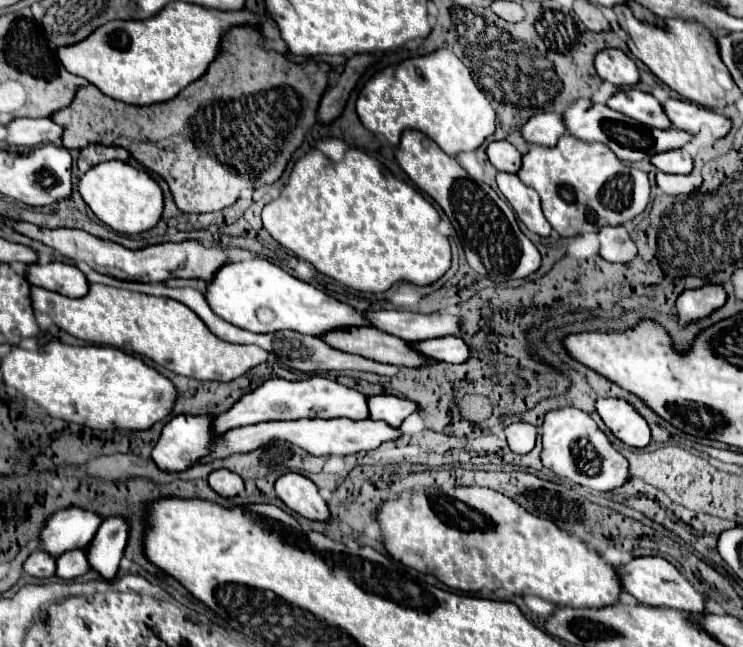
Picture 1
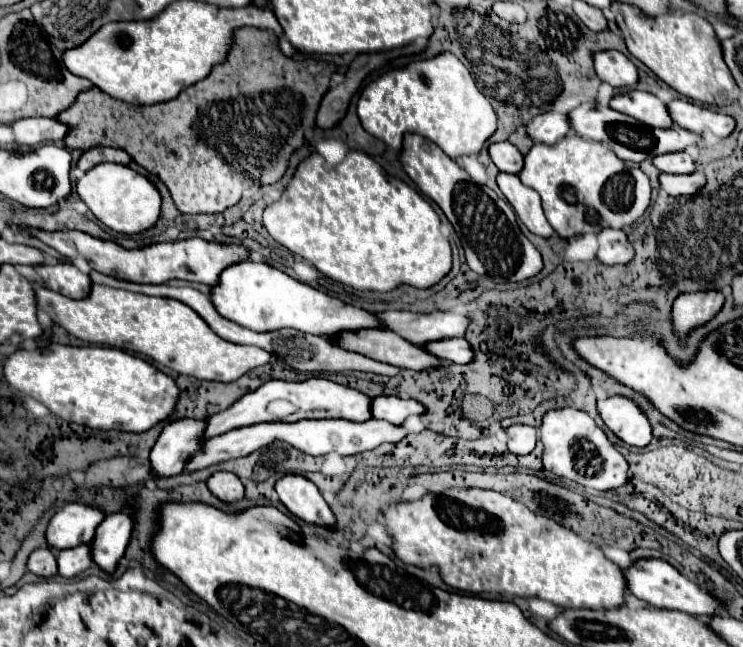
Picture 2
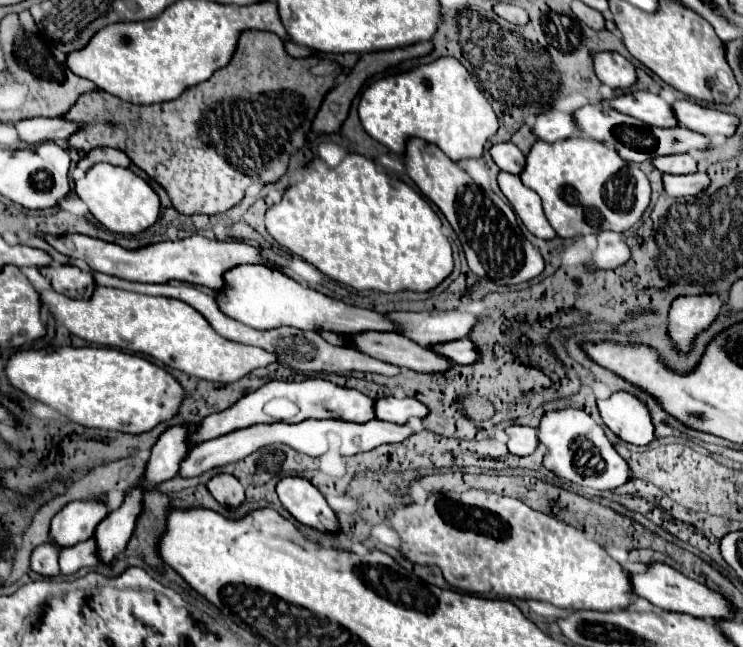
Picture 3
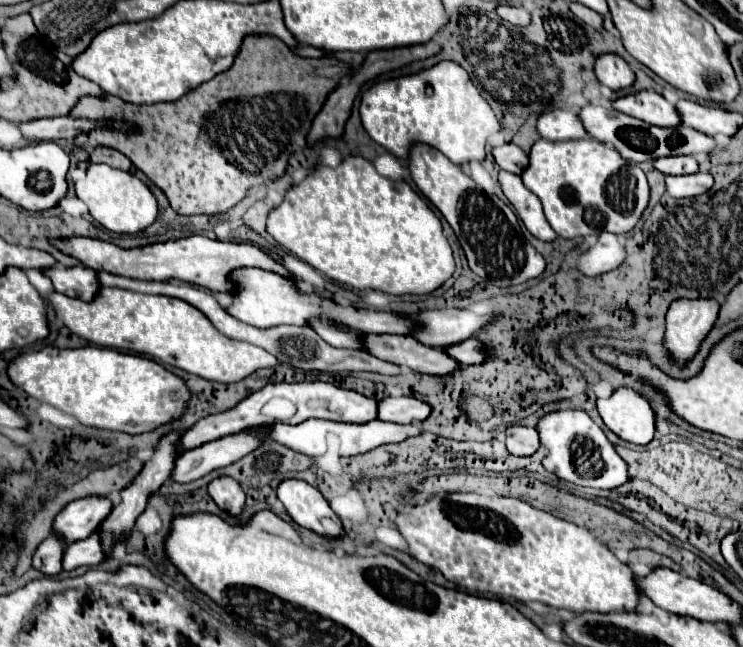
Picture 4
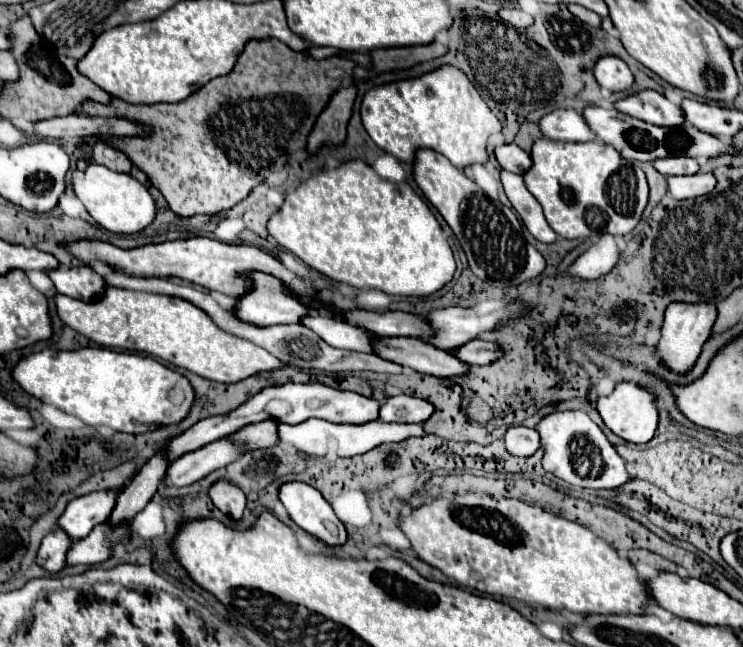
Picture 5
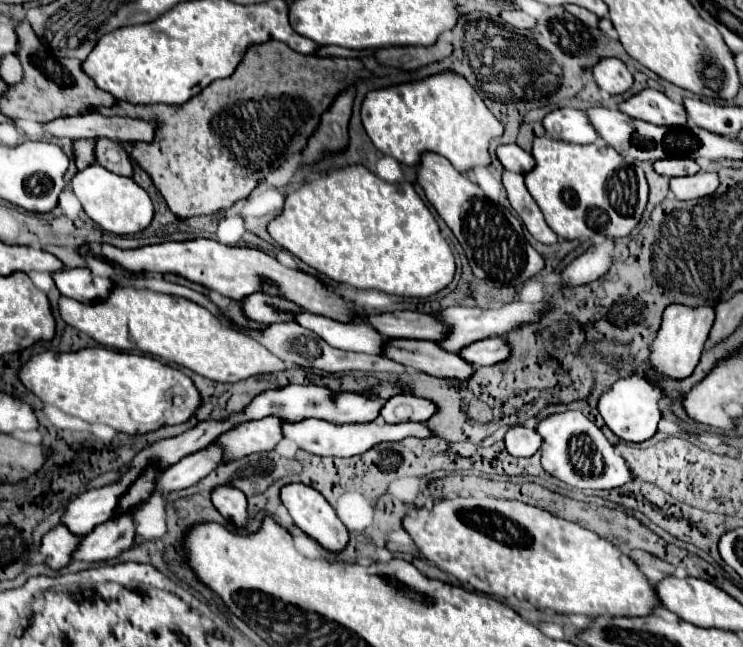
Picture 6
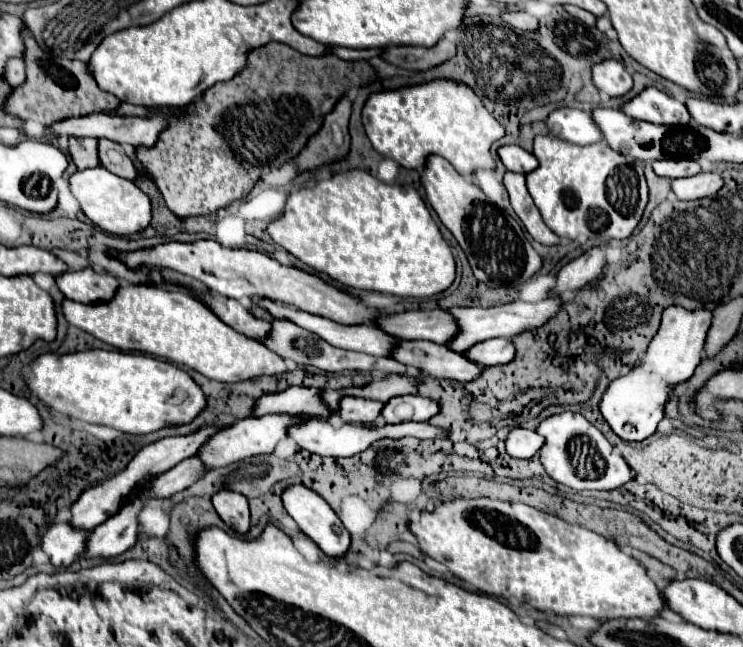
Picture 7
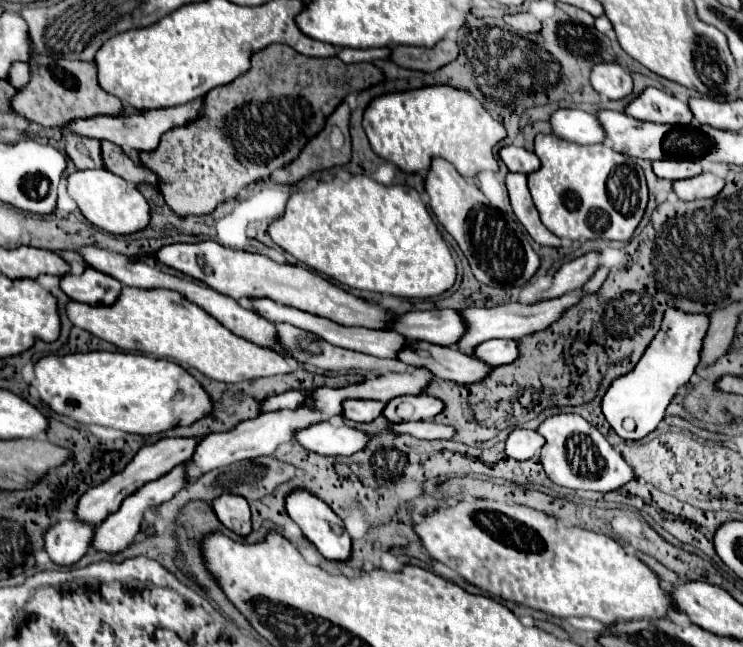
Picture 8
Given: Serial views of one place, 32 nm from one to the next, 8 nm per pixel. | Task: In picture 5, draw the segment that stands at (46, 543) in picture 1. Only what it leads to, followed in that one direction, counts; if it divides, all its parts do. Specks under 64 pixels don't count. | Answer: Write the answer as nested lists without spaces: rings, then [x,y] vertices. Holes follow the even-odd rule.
[[[92,492],[74,498],[58,518],[58,528],[68,532],[72,540],[82,540],[94,526],[108,520],[116,500],[112,492]]]

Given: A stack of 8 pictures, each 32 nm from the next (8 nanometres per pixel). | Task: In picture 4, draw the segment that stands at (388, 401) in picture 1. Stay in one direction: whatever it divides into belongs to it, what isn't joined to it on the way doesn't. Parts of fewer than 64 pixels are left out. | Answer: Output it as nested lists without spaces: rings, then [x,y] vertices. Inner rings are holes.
[[[384,398],[378,402],[378,418],[384,422],[410,424],[412,420],[426,420],[430,406],[416,398]]]

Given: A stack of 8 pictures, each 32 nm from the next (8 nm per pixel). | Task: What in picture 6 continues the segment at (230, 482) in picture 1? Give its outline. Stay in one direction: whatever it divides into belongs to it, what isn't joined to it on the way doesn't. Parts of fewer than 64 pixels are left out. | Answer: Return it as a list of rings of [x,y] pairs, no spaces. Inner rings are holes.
[[[224,484],[216,486],[212,490],[212,504],[224,518],[232,520],[236,526],[246,524],[246,496],[238,488]]]

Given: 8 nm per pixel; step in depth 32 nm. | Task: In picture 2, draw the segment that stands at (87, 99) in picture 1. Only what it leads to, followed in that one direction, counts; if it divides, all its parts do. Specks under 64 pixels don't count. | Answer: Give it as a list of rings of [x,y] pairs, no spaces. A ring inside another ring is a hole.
[[[244,26],[234,30],[226,60],[216,64],[204,80],[184,88],[178,98],[152,106],[130,106],[126,102],[110,98],[100,88],[92,86],[88,90],[82,90],[76,102],[68,110],[62,110],[56,120],[70,128],[64,138],[64,144],[68,148],[122,148],[142,168],[156,174],[168,186],[172,200],[180,212],[212,214],[234,206],[240,200],[242,190],[254,184],[274,184],[282,178],[292,152],[302,146],[306,130],[310,130],[316,122],[316,110],[324,92],[328,90],[332,70],[336,70],[334,64],[314,58],[312,62],[296,62],[284,56],[276,48],[276,40],[264,30]]]

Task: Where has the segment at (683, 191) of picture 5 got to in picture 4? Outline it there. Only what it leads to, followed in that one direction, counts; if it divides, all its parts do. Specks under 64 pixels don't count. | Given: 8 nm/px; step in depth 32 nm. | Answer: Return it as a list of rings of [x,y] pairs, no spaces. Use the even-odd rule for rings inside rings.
[[[704,172],[688,174],[688,176],[666,176],[666,192],[674,198],[690,198],[706,192],[712,186],[712,176]]]

